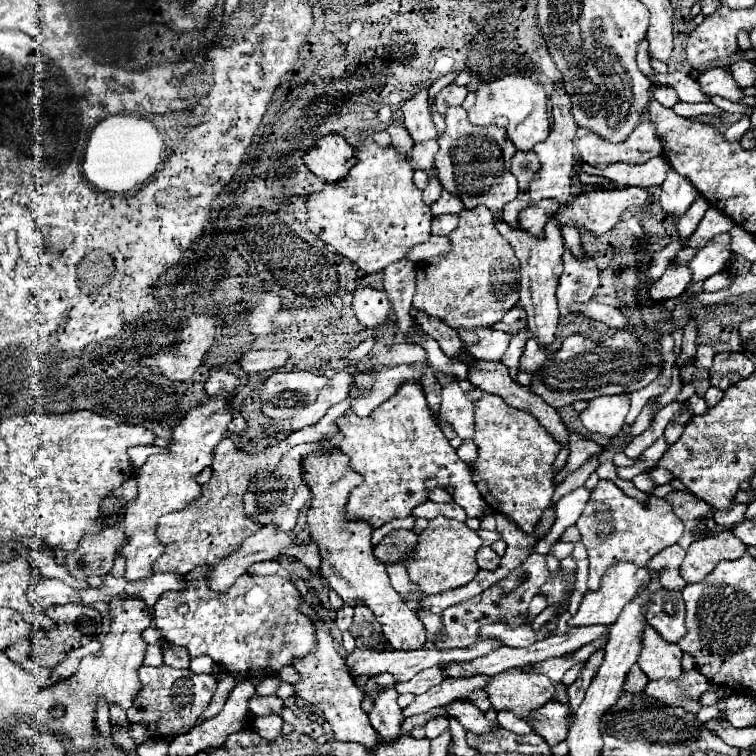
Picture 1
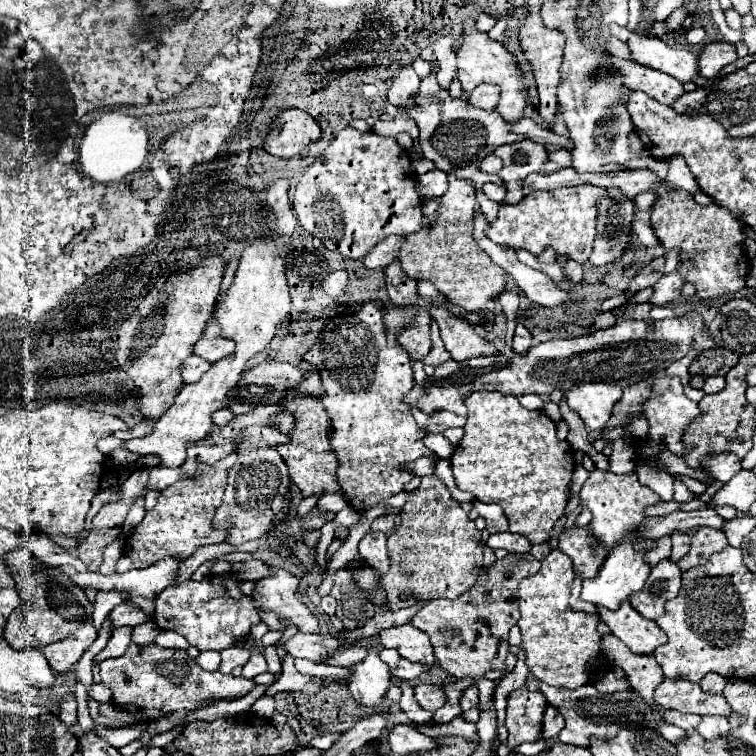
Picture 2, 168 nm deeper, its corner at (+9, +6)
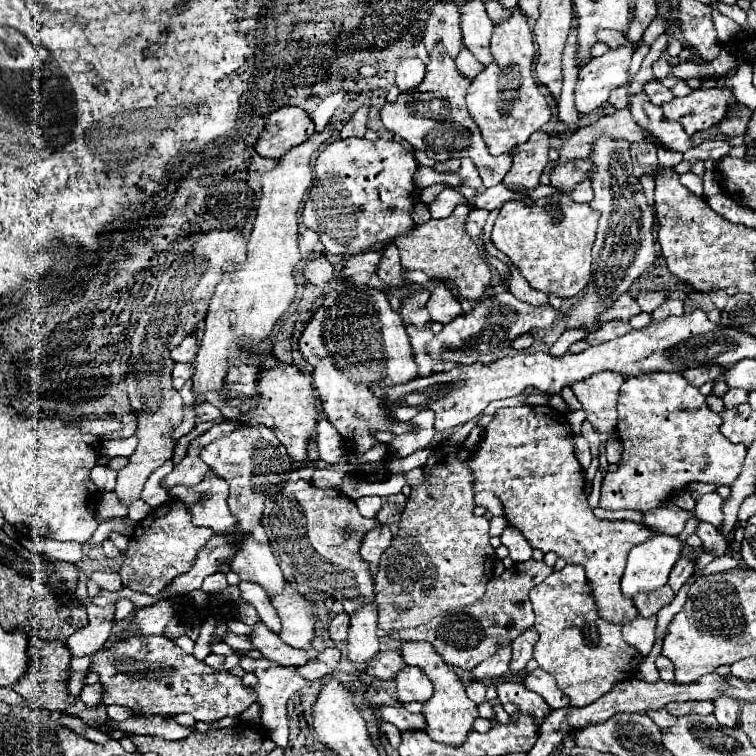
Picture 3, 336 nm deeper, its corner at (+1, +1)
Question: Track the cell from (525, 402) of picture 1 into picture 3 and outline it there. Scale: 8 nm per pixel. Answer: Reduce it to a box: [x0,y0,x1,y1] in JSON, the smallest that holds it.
[427,283,461,325]

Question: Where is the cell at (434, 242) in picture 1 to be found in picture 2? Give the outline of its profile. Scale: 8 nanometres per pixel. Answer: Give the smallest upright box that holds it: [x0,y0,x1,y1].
[363,236,403,268]

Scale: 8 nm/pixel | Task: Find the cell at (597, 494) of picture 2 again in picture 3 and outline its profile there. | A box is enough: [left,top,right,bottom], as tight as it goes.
[601,371,747,511]

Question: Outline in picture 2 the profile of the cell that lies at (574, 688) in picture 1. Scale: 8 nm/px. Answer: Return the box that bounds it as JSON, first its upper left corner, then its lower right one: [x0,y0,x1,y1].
[543,706,565,740]

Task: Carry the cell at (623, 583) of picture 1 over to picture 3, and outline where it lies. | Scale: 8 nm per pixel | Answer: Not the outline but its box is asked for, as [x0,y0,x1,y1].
[621,535,683,597]

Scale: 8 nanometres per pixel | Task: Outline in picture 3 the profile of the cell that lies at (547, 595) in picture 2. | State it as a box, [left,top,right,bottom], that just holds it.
[529,565,643,707]

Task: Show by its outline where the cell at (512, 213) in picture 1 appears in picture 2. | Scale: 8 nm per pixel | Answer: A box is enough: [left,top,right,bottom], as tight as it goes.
[495,140,549,204]

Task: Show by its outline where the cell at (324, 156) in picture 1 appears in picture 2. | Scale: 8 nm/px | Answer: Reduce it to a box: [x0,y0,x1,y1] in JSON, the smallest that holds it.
[265,110,321,158]

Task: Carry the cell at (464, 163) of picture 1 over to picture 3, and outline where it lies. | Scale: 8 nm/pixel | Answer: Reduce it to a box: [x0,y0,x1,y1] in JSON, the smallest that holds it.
[379,43,511,187]

